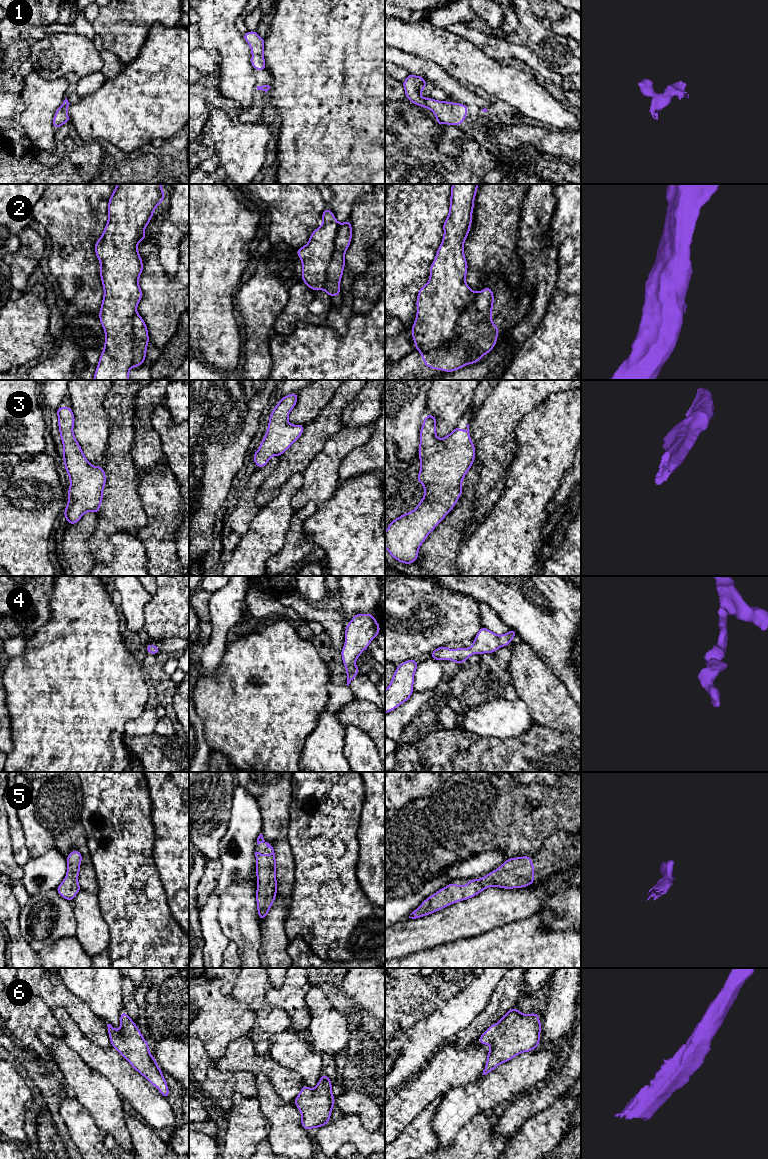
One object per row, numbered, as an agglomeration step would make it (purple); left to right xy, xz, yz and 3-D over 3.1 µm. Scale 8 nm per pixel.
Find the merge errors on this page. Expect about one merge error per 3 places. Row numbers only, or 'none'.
2

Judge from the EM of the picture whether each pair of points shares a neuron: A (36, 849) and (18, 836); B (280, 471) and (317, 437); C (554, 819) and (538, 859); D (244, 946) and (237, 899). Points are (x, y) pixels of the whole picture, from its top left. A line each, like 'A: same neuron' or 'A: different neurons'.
A: different neurons
B: same neuron
C: different neurons
D: same neuron

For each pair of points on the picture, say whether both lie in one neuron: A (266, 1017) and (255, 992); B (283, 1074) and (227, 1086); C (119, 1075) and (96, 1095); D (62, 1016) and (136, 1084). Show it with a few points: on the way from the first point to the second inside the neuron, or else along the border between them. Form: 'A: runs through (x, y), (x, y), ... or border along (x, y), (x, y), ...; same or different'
A: runs through (263, 1011), (255, 1001), (255, 998); same
B: border along (232, 1071), (248, 1071), (256, 1075); different
C: border along (92, 1068), (100, 1072), (123, 1099); different
D: runs through (75, 1036), (97, 1058), (109, 1062), (116, 1069); same

